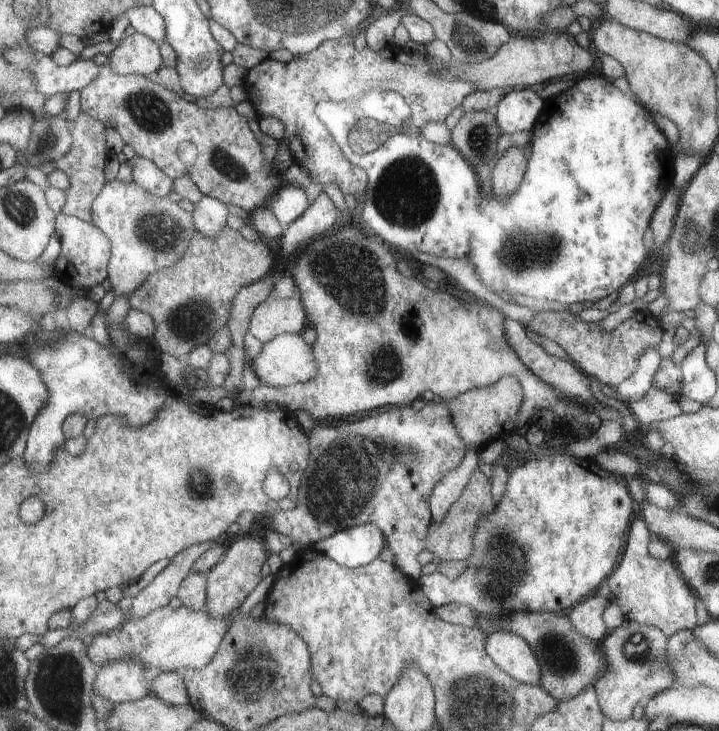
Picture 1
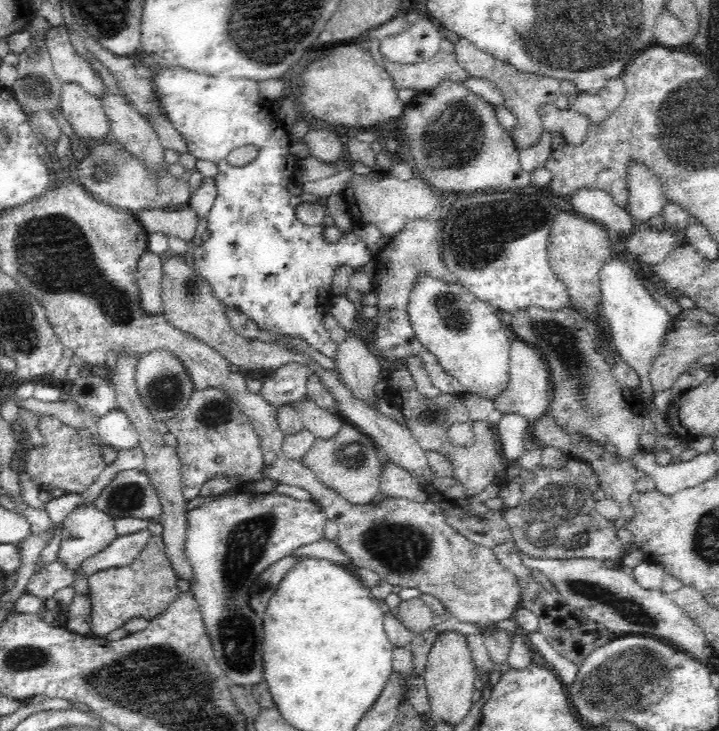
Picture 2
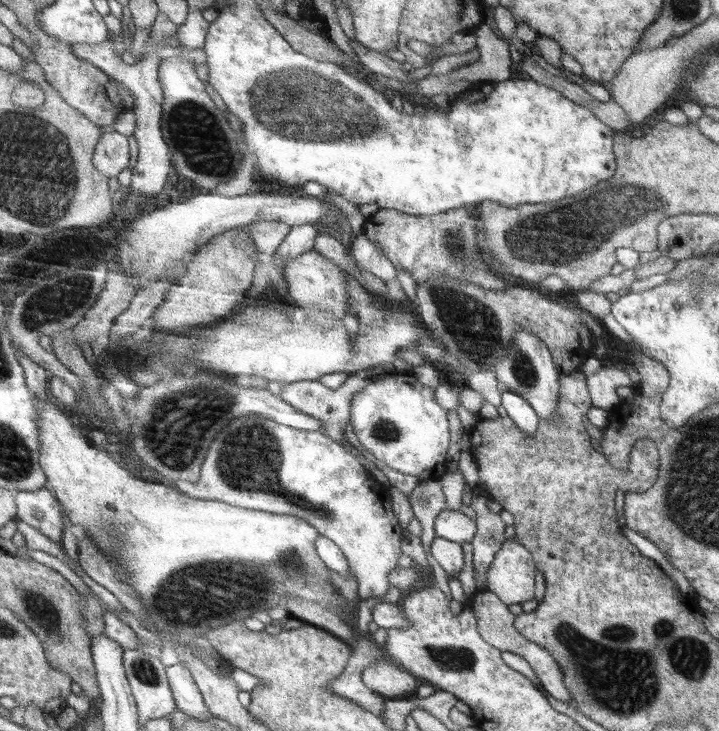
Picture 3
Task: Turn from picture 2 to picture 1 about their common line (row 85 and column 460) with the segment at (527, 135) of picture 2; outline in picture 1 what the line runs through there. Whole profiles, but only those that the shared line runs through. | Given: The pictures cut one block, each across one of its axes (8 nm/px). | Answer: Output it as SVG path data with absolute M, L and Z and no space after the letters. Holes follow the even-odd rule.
M477 468L471 474L471 480L465 484L465 490L461 498L451 506L451 510L445 514L445 518L431 522L429 534L425 538L427 550L439 558L439 560L453 560L453 562L465 562L473 554L473 532L479 522L479 518L485 518L485 514L495 510L497 500L493 498L493 488L491 488L491 478L483 472L483 468Z

